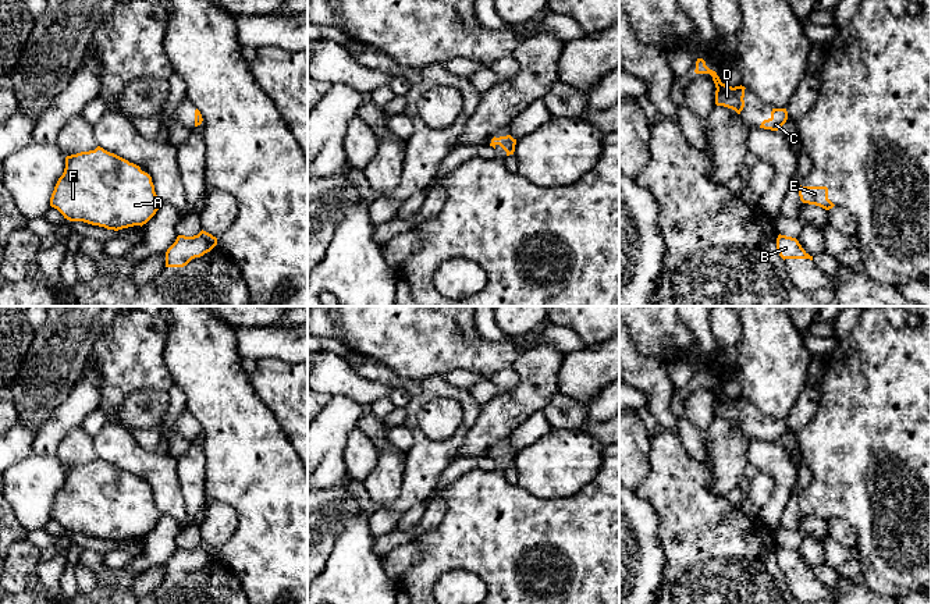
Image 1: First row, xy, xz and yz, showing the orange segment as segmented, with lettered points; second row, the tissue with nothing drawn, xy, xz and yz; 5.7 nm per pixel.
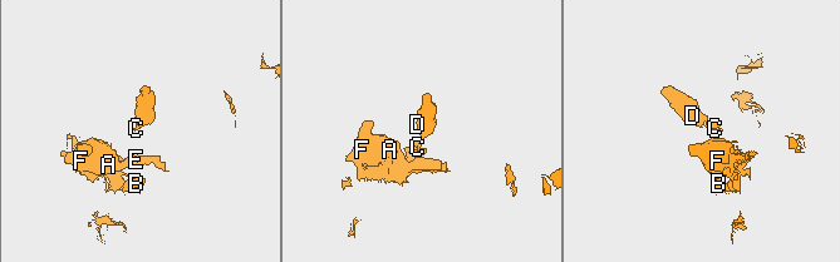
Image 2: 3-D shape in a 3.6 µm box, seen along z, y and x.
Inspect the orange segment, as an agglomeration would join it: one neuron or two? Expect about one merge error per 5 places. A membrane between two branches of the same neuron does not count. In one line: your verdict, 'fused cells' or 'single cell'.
single cell

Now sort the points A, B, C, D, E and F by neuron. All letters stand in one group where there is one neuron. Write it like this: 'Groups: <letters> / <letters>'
Groups: A B C D E F

